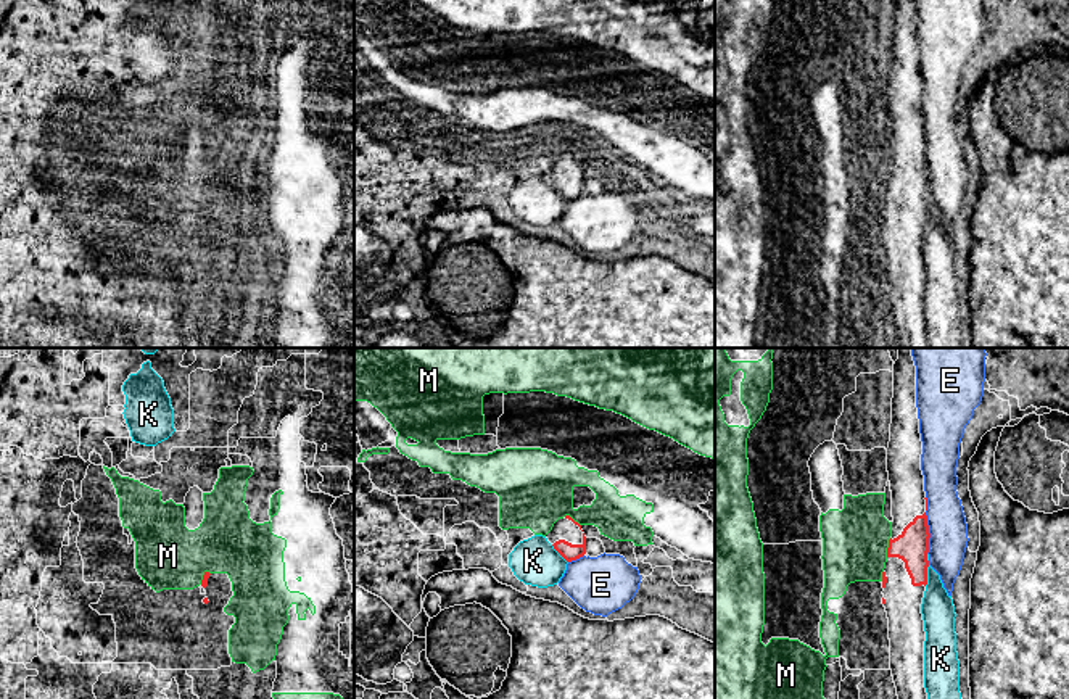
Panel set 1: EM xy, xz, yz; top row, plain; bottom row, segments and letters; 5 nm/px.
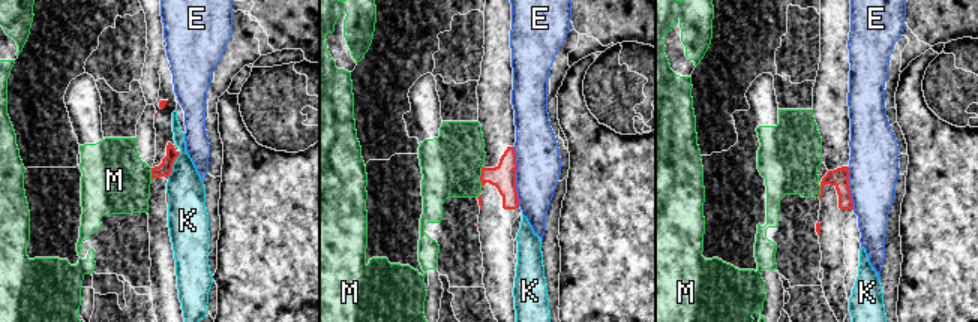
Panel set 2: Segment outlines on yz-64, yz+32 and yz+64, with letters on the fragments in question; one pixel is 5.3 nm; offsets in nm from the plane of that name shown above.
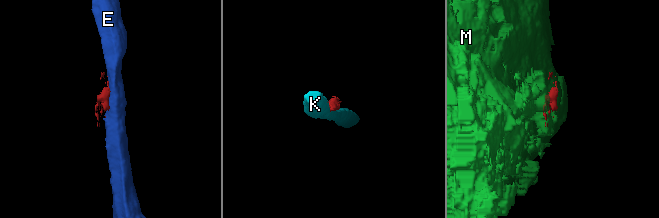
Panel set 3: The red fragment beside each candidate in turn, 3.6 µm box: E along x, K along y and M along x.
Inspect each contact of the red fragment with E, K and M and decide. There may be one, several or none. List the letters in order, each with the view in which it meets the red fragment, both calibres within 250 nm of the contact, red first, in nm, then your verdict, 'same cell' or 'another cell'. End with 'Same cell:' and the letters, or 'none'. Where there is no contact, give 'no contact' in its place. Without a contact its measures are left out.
E: contact in yz; calibres 170 and 190 nm; another cell
K: contact in yz; calibres 170 and 170 nm; another cell
M: contact in yz; calibres 170 and 320 nm; another cell
Same cell: none

